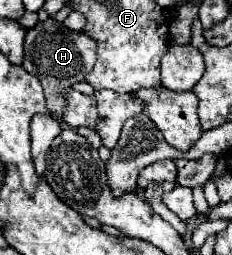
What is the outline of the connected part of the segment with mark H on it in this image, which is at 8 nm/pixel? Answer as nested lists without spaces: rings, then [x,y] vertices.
[[[47,18],[45,22],[39,22],[27,30],[23,68],[29,74],[37,76],[37,80],[45,88],[45,100],[49,104],[49,110],[55,116],[61,116],[61,108],[65,106],[63,90],[69,90],[75,82],[83,82],[85,74],[91,72],[95,58],[97,58],[95,40],[91,40],[89,36],[81,36],[81,32],[63,28],[61,22]]]

